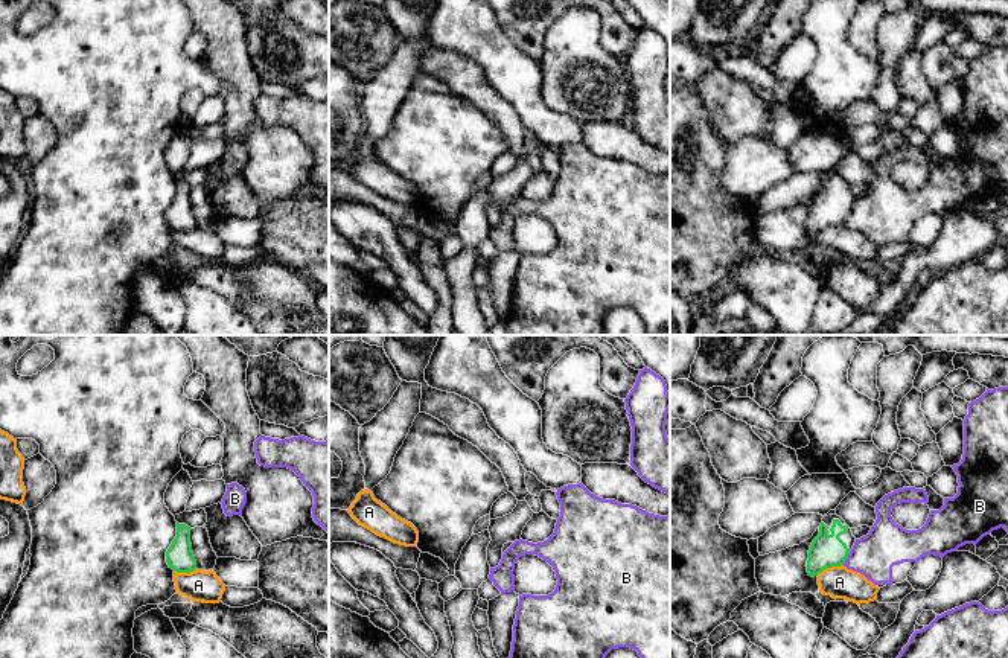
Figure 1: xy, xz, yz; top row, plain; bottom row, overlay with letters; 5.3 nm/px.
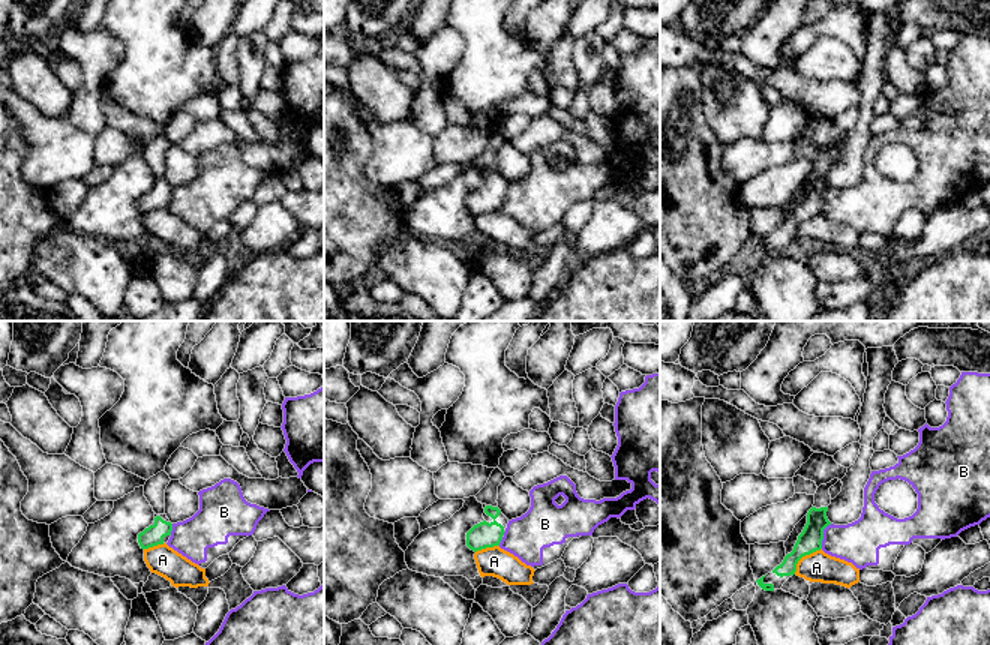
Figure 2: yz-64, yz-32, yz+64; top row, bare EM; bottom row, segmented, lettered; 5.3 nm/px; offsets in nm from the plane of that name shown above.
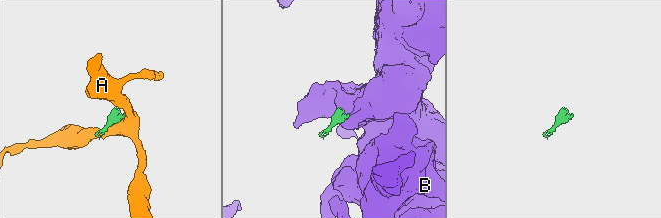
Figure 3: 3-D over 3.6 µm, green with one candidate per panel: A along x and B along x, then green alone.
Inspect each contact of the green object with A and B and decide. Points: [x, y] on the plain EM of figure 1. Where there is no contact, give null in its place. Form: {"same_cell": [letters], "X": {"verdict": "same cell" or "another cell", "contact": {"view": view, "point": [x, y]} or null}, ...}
{"same_cell": [], "A": {"verdict": "another cell", "contact": {"view": "yz", "point": [829, 226]}}, "B": {"verdict": "another cell", "contact": {"view": "yz", "point": [847, 215]}}}

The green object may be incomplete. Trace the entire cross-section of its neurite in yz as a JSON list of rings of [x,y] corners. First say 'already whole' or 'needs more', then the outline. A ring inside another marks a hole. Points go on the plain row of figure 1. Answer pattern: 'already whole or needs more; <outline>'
needs more; [[[837,174],[822,177],[819,193],[809,209],[807,232],[815,236],[825,227],[845,222],[856,196],[845,180]]]

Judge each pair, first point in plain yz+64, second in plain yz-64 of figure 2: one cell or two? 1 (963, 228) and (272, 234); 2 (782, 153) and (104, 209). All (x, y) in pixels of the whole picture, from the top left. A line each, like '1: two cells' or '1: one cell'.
1: one cell
2: two cells

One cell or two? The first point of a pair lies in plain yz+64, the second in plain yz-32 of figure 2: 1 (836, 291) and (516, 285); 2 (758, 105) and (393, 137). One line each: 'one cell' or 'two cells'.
1: two cells
2: two cells

